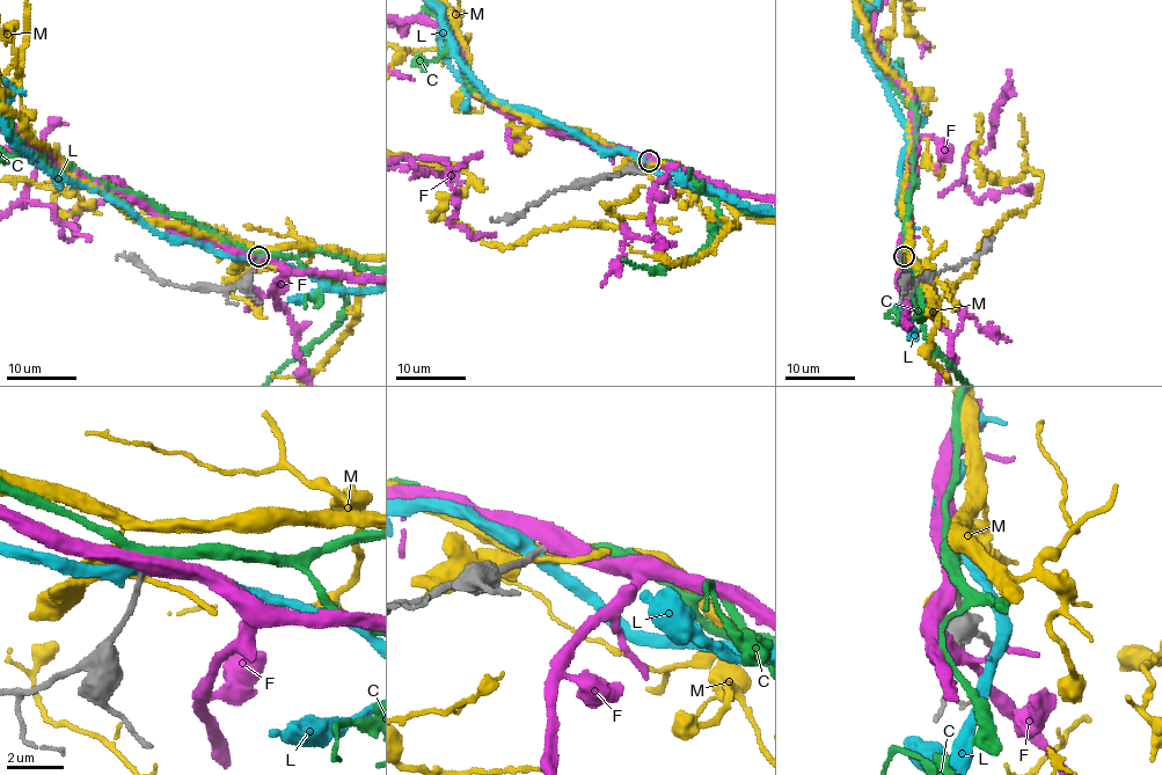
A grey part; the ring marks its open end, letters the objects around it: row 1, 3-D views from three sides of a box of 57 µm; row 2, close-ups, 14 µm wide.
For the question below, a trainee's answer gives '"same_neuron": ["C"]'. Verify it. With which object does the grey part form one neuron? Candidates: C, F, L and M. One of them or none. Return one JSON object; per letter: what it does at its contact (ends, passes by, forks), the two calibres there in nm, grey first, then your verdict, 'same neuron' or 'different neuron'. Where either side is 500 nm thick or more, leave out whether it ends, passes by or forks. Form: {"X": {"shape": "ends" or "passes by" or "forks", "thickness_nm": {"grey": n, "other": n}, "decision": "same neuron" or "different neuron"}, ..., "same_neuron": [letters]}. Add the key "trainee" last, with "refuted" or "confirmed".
{"C": {"shape": "passes by", "thickness_nm": {"grey": 190, "other": 320}, "decision": "same neuron"}, "F": {"thickness_nm": {"grey": 200, "other": 550}, "decision": "different neuron"}, "L": {"shape": "passes by", "thickness_nm": {"grey": 220, "other": 380}, "decision": "different neuron"}, "M": {"shape": "passes by", "thickness_nm": {"grey": 260, "other": 280}, "decision": "different neuron"}, "same_neuron": ["C"], "trainee": "confirmed"}

